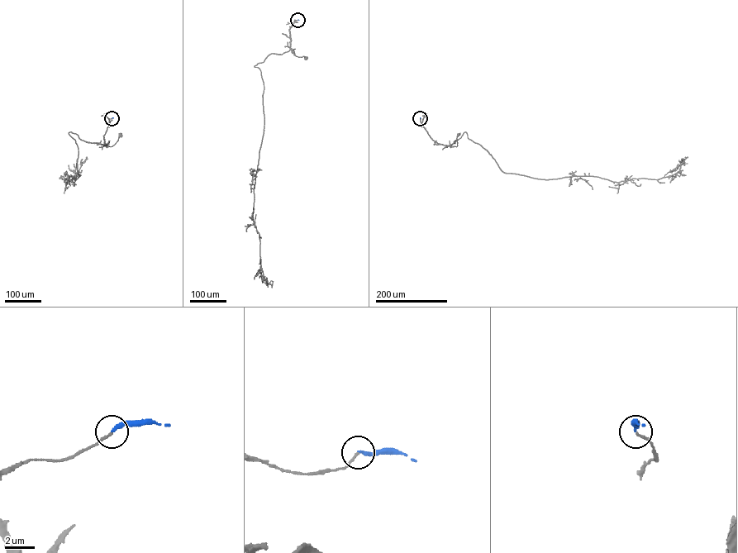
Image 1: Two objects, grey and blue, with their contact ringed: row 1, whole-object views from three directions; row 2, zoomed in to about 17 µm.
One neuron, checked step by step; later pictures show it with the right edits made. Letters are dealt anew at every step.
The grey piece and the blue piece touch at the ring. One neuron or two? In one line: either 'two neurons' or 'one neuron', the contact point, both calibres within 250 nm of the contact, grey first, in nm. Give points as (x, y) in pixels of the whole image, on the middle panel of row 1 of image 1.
one neuron; place (297, 20); calibres 130 and 240 nm

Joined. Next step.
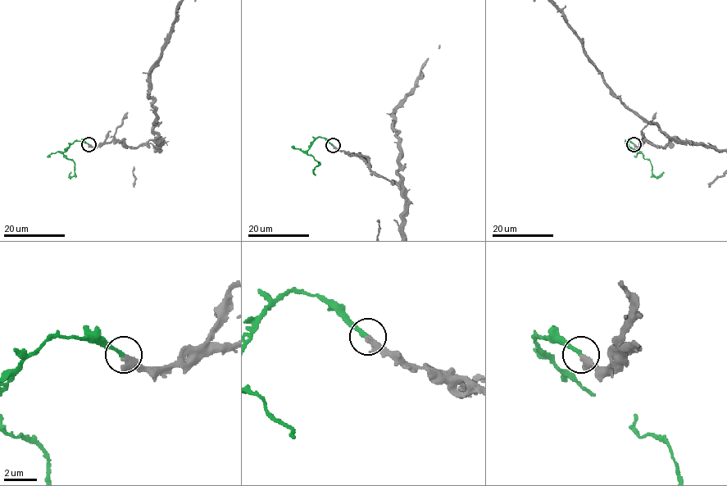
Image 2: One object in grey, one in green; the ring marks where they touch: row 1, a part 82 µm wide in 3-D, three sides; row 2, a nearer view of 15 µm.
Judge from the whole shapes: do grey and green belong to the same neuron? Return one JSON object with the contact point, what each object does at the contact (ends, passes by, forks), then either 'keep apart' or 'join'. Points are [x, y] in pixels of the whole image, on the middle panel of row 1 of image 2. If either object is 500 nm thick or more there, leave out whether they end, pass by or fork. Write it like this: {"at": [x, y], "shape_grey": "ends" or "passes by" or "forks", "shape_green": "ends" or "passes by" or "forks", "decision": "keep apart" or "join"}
{"at": [333, 145], "shape_grey": "ends", "shape_green": "ends", "decision": "join"}

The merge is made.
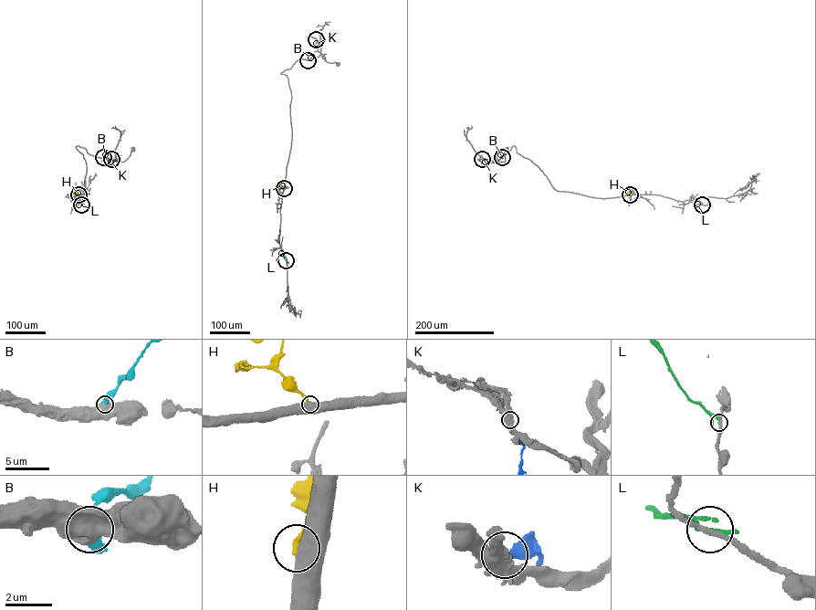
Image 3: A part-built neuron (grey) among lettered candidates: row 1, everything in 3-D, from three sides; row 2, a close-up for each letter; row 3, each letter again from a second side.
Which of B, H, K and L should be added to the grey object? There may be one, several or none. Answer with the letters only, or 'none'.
none

